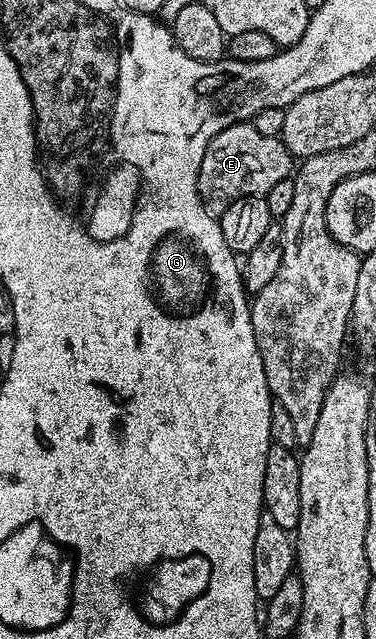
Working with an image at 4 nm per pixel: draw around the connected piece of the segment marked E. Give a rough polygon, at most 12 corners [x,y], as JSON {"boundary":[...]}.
{"boundary":[[251,122],[207,146],[197,189],[212,216],[290,179],[295,157]]}

